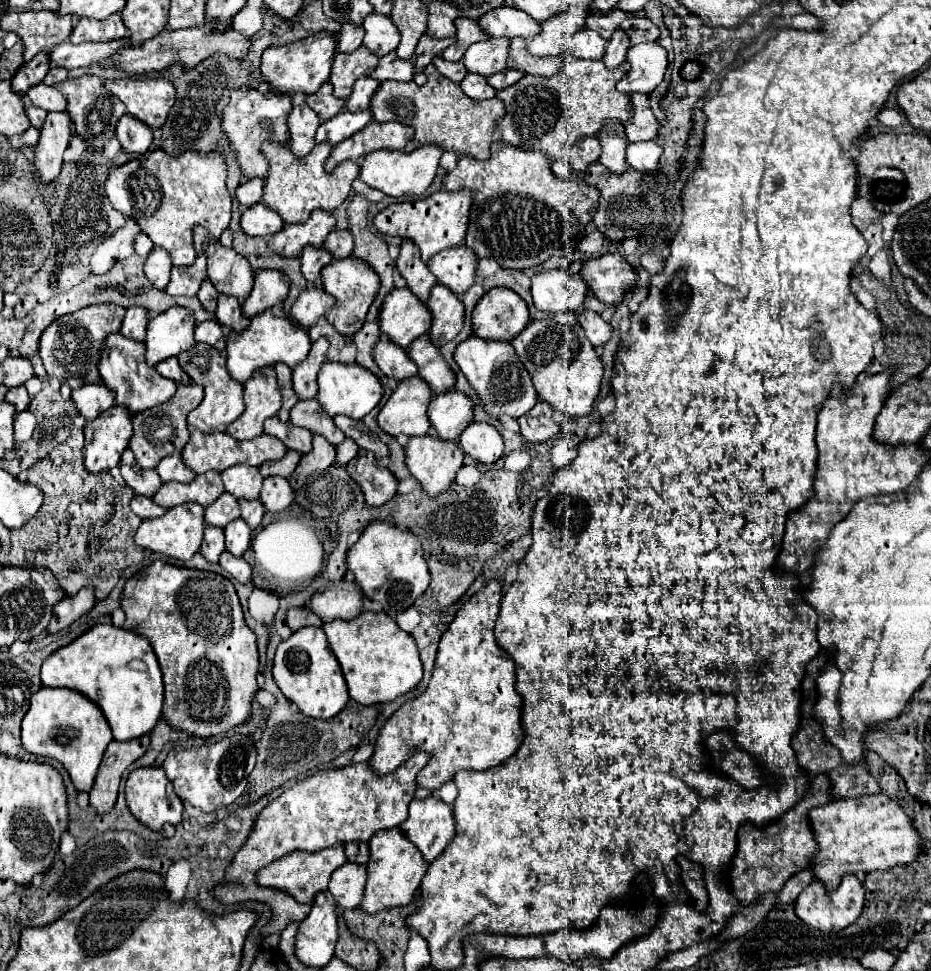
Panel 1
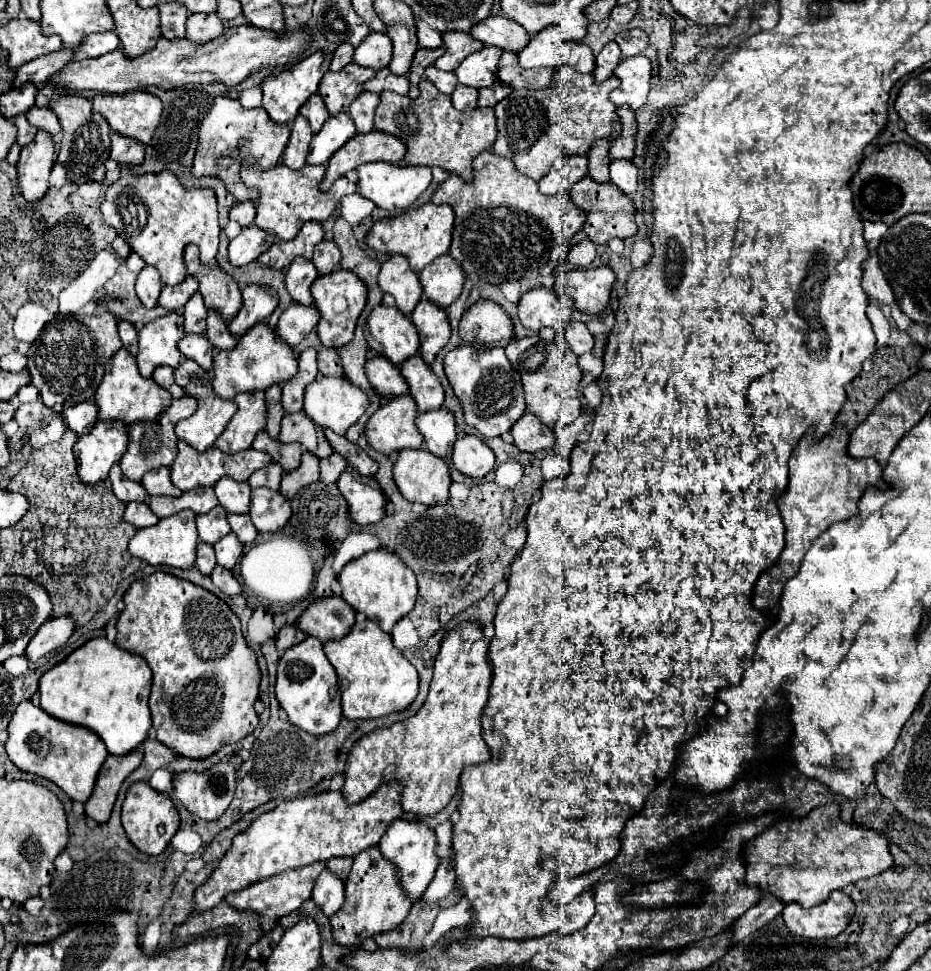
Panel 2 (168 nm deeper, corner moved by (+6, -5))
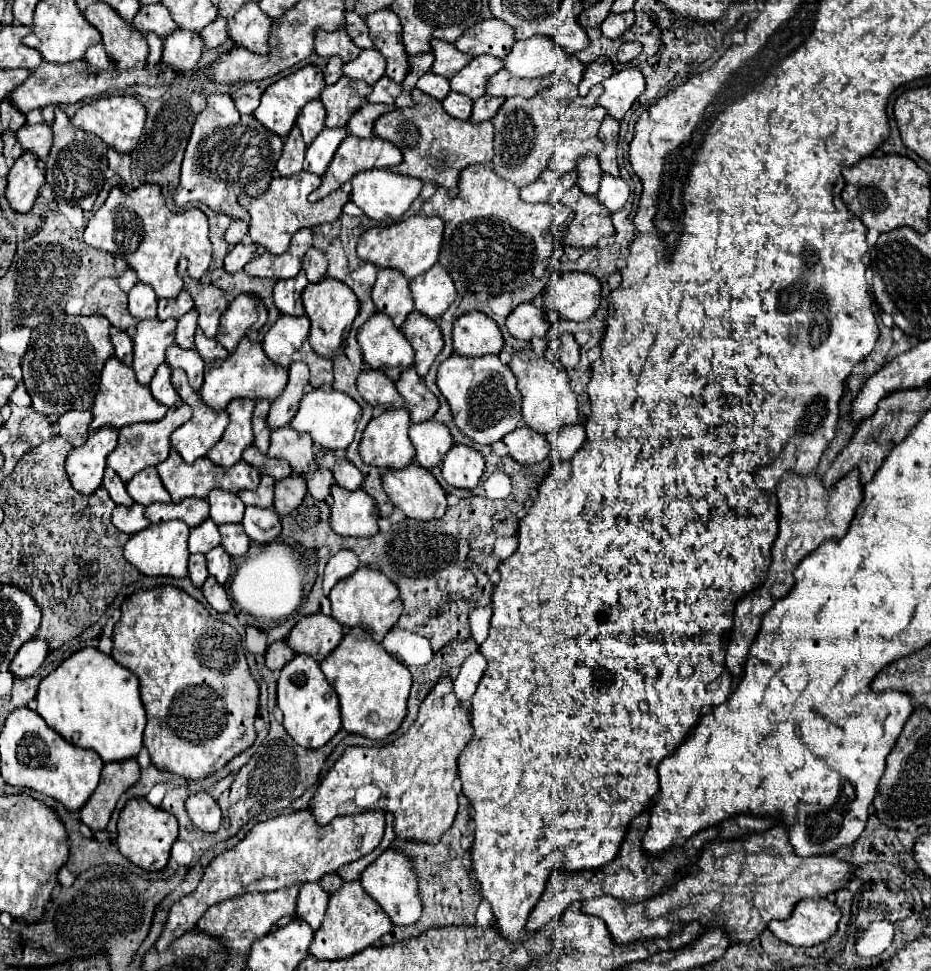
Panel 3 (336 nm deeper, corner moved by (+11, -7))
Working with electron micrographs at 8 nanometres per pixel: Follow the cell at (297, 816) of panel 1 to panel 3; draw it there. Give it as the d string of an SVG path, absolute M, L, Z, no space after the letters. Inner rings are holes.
M311 809L277 815L273 819L257 823L243 841L223 851L209 863L199 887L191 895L179 899L179 903L171 907L163 935L157 939L155 945L157 951L167 949L173 939L191 929L211 905L249 891L275 891L291 887L295 883L319 881L321 875L335 873L341 865L347 865L371 853L381 843L383 831L385 813L379 809L335 817L327 825L319 825Z

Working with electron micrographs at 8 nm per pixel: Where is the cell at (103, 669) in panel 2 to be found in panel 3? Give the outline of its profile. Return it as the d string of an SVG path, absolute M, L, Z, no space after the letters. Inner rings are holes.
M85 647L65 659L55 671L51 671L41 683L37 691L37 713L43 721L63 735L69 743L93 749L99 753L103 763L123 761L137 757L143 747L143 729L145 729L145 709L139 697L139 679L129 669L121 667L111 655L95 649Z

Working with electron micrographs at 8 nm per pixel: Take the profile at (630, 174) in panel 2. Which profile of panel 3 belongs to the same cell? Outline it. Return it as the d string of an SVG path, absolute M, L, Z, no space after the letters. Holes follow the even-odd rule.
M603 173L601 177L601 187L597 193L597 199L609 209L609 211L619 211L629 197L629 185L623 177L613 177Z

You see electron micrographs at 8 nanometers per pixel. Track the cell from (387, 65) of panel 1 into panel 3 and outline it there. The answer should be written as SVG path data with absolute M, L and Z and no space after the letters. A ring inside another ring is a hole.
M381 77L381 79L373 85L373 91L367 95L367 101L393 105L399 93L401 93L401 85L399 85L399 83L391 81L391 79L387 79L387 77Z

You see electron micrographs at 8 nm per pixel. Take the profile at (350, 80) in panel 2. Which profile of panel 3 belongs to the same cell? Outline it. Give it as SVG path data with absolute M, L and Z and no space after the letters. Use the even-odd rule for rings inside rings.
M341 77L337 83L327 85L319 97L327 111L325 127L345 127L349 117L365 105L365 95L369 91L369 83L353 81L349 77Z

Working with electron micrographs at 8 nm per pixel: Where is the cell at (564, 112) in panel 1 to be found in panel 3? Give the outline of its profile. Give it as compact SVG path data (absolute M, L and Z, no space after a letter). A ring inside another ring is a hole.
M561 81L551 85L549 91L537 93L531 99L509 97L491 119L495 125L495 157L493 169L503 179L515 183L517 187L525 187L539 179L543 169L549 165L547 159L553 157L557 145L571 141L575 133L575 149L579 155L599 153L603 149L601 139L597 137L599 125L607 111L597 105L597 97L601 95L601 85L593 87L589 95L581 97L577 93L577 85L571 81Z

